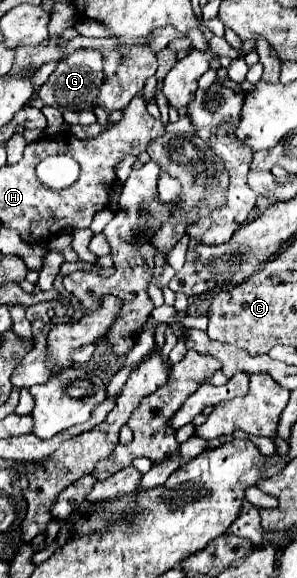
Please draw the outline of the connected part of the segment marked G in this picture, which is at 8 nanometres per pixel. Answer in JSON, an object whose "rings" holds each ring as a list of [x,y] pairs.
{"rings":[[[77,50],[75,54],[57,62],[57,68],[49,76],[49,80],[41,86],[39,98],[59,112],[63,110],[87,110],[93,106],[93,100],[99,94],[99,86],[103,82],[103,58],[97,50]]]}

